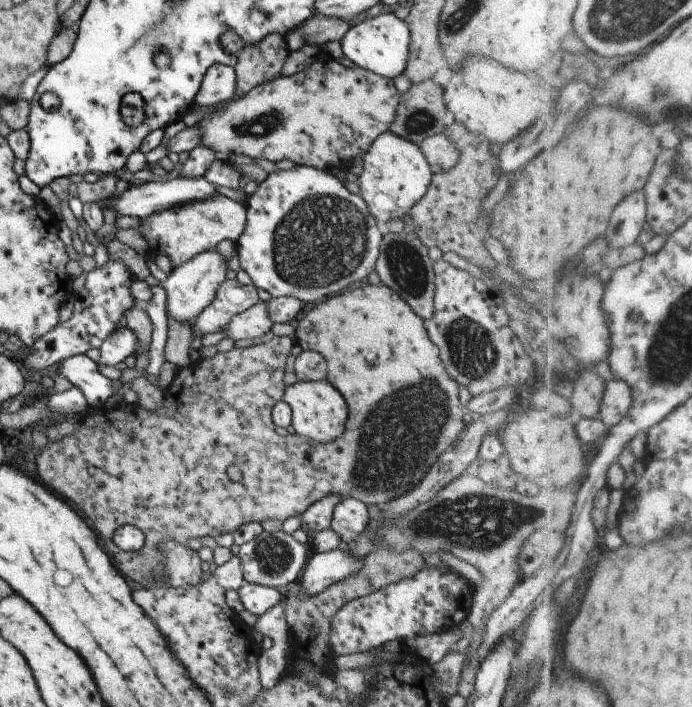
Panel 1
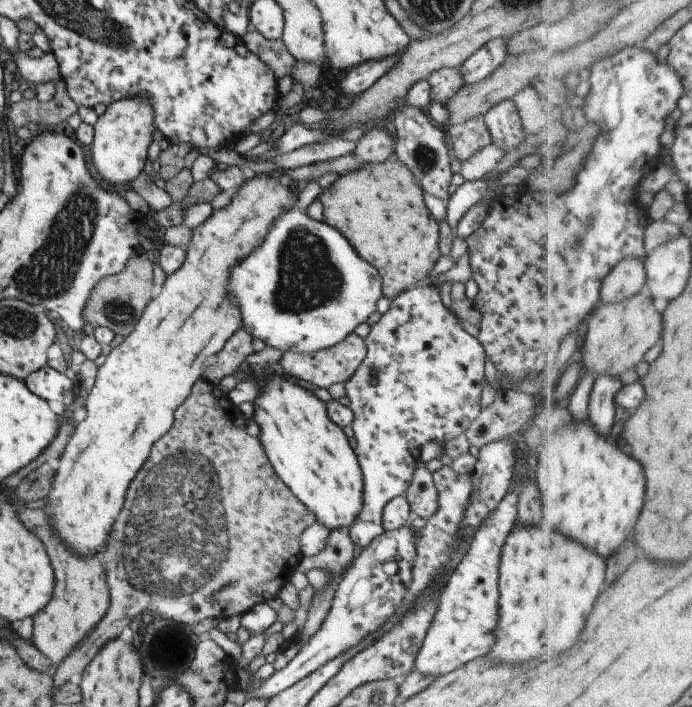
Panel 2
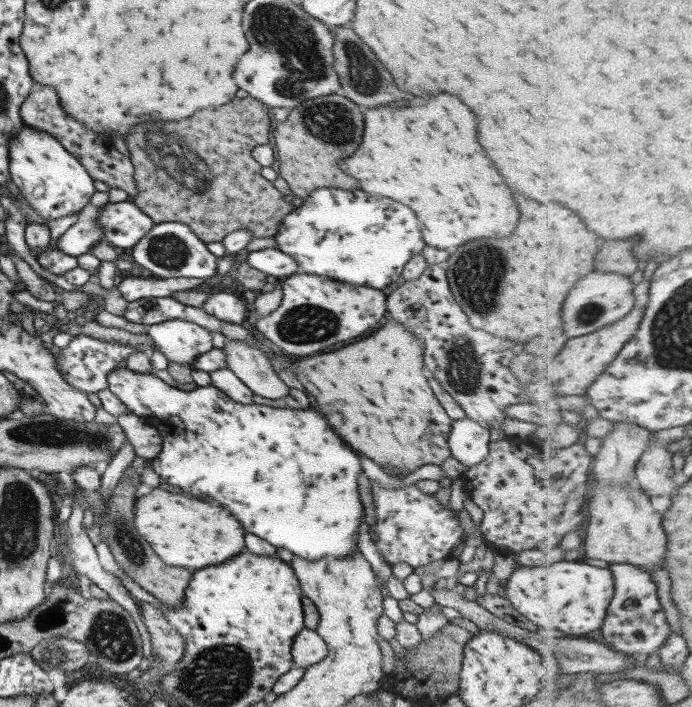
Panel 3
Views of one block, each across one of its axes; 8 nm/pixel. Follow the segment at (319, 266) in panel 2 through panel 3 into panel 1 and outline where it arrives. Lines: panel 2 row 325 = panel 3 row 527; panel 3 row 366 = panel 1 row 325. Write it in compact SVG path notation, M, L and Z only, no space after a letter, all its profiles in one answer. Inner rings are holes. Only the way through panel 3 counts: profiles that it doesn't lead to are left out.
M120 323L113 329L99 345L99 356L95 357L95 364L115 366L127 356L133 356L138 350L136 334L125 324Z

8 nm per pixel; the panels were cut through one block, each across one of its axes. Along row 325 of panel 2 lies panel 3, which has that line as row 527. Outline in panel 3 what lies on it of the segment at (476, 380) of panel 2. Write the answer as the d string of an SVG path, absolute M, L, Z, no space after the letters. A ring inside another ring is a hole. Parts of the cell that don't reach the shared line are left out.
M369 481L375 505L371 528L377 539L373 543L388 565L403 563L415 569L448 557L462 535L456 517L459 511L453 512L448 504L441 506L433 495L422 494L414 484L394 490Z

